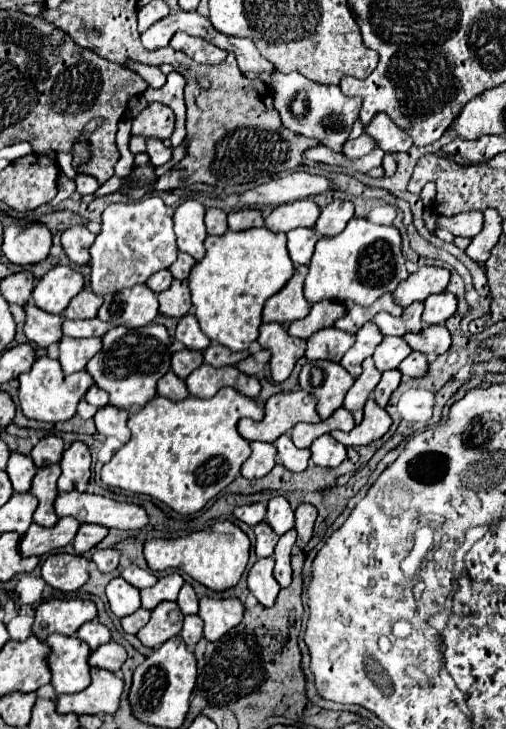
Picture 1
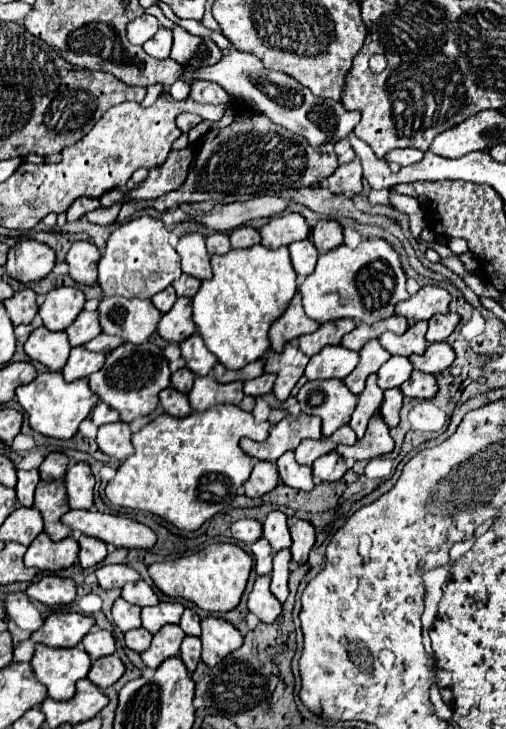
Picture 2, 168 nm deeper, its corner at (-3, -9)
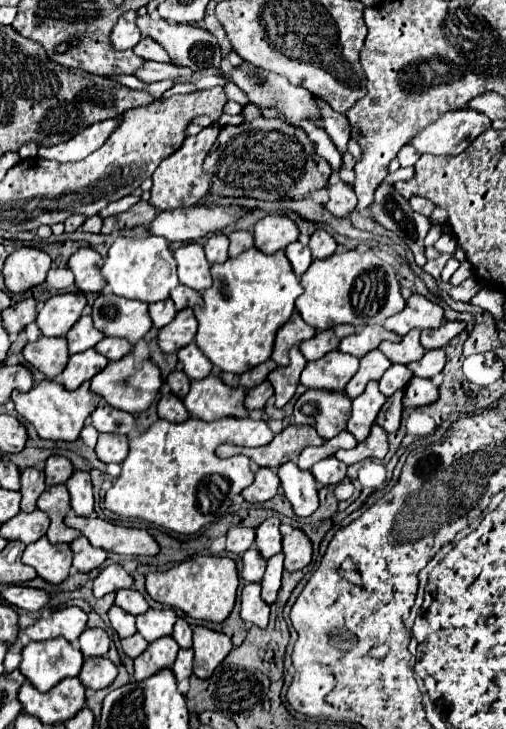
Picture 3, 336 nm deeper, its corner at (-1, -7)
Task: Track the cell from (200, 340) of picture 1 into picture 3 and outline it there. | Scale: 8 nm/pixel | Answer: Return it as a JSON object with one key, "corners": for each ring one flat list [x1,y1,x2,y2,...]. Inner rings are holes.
{"corners":[[195,342,181,348,177,352,177,356,179,356,179,362,183,364,183,370,189,376,189,380,201,380,201,378,209,376,211,368,213,368,213,364,209,364,207,356,197,348]]}

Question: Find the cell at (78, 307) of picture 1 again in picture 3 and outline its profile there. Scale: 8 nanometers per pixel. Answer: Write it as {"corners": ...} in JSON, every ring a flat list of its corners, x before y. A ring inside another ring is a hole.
{"corners":[[81,316,81,320,77,320,77,324,67,334,69,354,79,354,93,348,101,338,103,334,97,328,93,328,91,316]]}

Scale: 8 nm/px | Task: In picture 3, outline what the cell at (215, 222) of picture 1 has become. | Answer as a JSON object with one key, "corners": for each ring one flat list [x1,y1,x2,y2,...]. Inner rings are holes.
{"corners":[[213,234,207,244,205,244,205,256,211,264,221,264,225,262,227,256,227,246,229,246,229,238,225,234]]}

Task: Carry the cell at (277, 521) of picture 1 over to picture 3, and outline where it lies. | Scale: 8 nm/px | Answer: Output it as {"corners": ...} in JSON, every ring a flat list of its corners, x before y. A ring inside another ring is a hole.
{"corners":[[267,518,255,534,255,544,259,554,269,560,271,556,281,552,281,534,279,534,279,518]]}

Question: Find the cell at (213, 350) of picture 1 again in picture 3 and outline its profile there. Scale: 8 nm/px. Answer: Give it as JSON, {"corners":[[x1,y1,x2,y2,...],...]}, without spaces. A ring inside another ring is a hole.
{"corners":[[267,360,265,364,259,364,257,368,251,368,249,372,243,372,243,374,219,374,221,380,225,380,225,384,229,386,243,386,243,388,255,388,259,386,267,376,269,372,273,372,277,368,277,364,273,360]]}

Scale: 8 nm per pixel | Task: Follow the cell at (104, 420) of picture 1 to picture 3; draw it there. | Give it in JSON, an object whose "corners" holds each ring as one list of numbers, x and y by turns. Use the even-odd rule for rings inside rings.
{"corners":[[99,436,99,442,95,446,95,454,101,462,121,464,127,458,129,452,129,440,125,436]]}

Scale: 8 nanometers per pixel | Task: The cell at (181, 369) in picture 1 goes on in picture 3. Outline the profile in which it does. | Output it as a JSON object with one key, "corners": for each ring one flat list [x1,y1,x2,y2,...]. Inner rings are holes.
{"corners":[[171,372,171,374,167,376,167,384,169,384,169,388,171,388,171,392,173,392,175,396,185,398,187,392,189,392,191,380,185,376,185,372]]}

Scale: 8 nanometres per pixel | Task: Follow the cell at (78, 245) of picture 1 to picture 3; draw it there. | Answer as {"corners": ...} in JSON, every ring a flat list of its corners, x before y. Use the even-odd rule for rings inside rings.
{"corners":[[81,248,71,256,69,268,75,274,75,286,79,288,79,292,101,292,105,288,107,282,99,272,101,266,103,256,93,248]]}

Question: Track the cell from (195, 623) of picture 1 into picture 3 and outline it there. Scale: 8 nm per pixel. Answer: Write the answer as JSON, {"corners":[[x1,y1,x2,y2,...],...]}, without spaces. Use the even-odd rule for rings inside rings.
{"corners":[[179,650,177,660,173,664,173,674,177,678,177,682,181,682,183,678,189,678,193,672,193,650]]}

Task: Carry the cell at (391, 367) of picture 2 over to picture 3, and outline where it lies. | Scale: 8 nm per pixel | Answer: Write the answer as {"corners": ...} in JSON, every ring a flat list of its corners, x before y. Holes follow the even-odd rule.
{"corners":[[395,364,395,366,391,366,387,372,385,372,385,376,379,380,379,390,381,390,381,394,383,396,393,396,397,390,403,390,405,386,407,386,407,382,411,380,411,372,409,372,409,368,407,366,399,366,399,364]]}

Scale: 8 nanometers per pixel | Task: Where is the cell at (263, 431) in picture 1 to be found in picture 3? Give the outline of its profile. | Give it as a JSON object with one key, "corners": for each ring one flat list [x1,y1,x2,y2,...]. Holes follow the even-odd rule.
{"corners":[[291,424,281,434,277,434,273,438,273,442,267,446,245,448,245,446,235,446,235,444,221,444,215,450,215,454,219,458,243,454,243,456,251,458,251,462,255,462,261,468,279,468,281,464,295,460,303,452,303,448,321,446,321,444,323,444,323,438,315,432,315,428]]}

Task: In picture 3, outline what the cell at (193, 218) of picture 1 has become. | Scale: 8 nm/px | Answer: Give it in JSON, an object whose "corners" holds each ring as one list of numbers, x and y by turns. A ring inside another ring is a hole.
{"corners":[[187,242,173,252,177,260,179,282,187,288,203,292,211,286,211,264,205,258,203,246,197,242]]}

